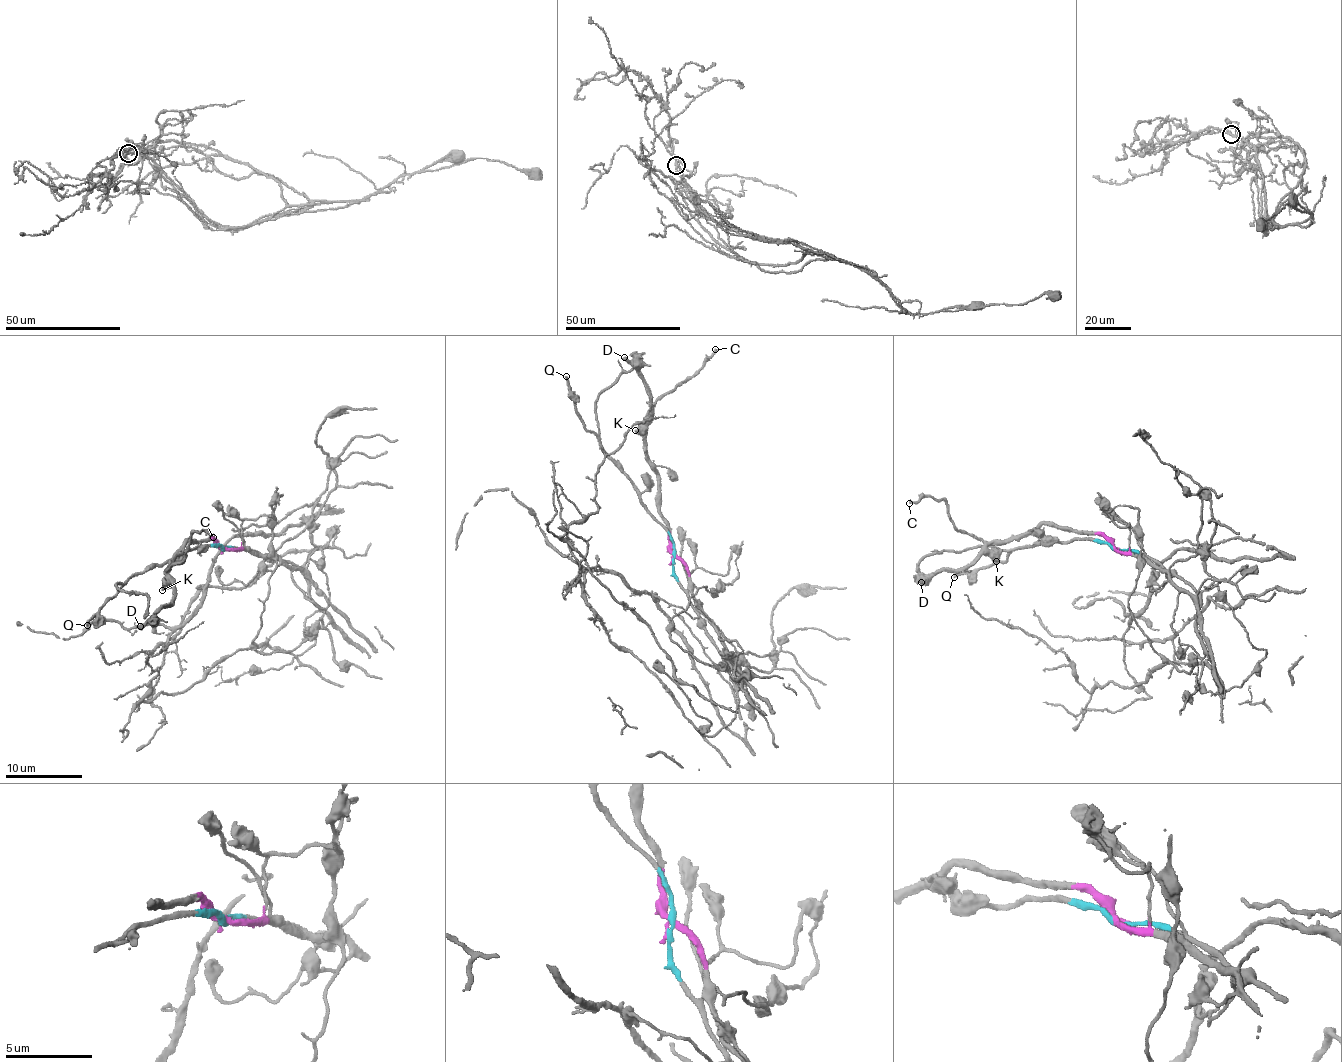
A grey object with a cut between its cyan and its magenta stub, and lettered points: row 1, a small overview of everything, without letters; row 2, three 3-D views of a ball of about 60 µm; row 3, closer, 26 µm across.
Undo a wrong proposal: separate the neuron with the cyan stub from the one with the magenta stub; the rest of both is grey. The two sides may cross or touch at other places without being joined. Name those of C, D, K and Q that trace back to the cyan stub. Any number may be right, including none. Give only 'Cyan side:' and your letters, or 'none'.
Cyan side: Q

